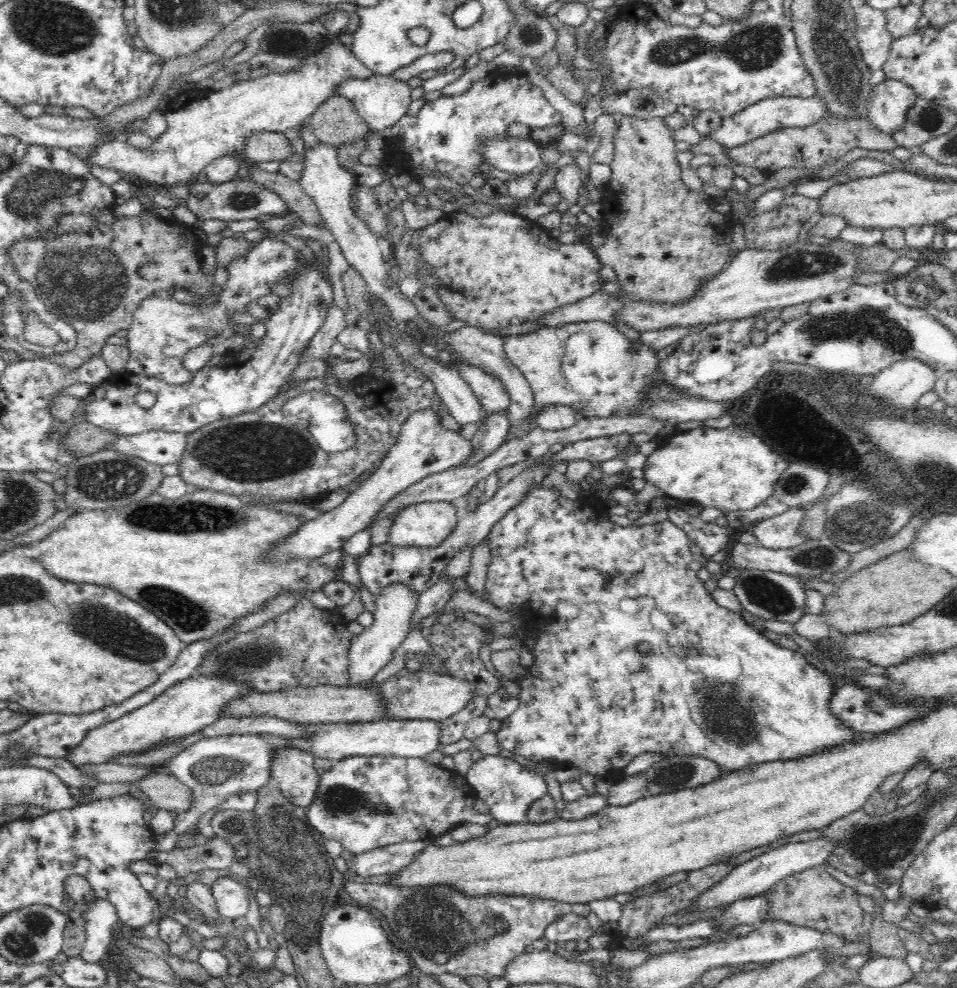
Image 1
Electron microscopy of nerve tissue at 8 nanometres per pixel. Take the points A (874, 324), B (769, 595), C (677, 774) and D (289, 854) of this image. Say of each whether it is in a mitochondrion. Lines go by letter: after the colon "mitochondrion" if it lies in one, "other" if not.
A: mitochondrion
B: mitochondrion
C: mitochondrion
D: mitochondrion

